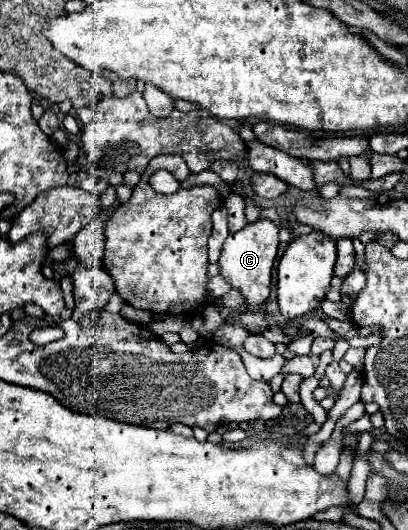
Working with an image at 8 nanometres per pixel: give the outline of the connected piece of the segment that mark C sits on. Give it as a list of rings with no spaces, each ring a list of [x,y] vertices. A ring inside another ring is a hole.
[[[258,219],[254,223],[248,223],[244,229],[234,231],[228,235],[222,247],[220,255],[220,273],[226,277],[226,281],[242,291],[248,305],[260,305],[270,295],[270,279],[272,279],[272,267],[278,253],[278,225],[270,219]]]

